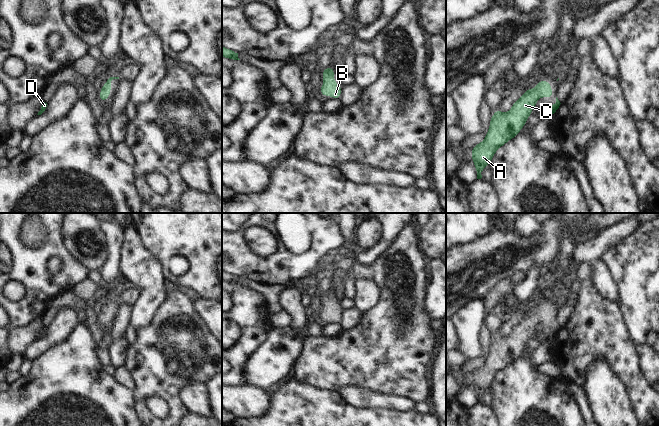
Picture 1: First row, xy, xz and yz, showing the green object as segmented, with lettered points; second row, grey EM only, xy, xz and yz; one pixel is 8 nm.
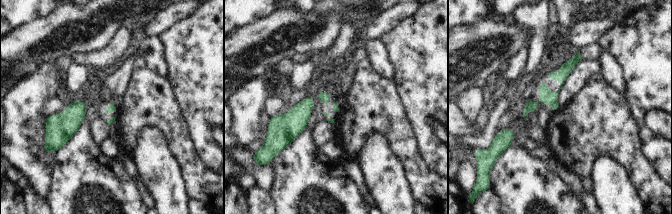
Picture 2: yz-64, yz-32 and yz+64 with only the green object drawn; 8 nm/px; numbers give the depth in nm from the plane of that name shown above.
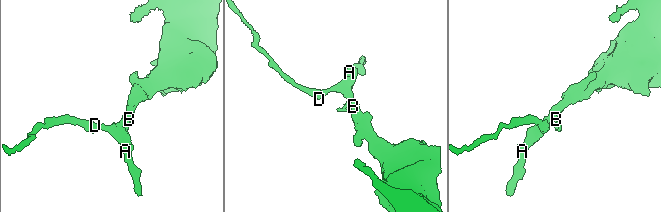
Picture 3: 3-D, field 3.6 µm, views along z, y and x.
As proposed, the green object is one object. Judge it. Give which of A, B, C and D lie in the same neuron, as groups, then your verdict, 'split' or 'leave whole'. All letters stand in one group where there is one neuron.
groups A B C D; leave whole

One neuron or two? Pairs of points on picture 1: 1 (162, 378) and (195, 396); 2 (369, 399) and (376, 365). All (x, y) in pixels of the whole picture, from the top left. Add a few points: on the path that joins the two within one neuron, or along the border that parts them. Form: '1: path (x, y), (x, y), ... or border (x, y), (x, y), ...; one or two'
1: border (203, 382), (180, 390), (187, 412); two
2: border (348, 385), (357, 385), (373, 392), (394, 396); two

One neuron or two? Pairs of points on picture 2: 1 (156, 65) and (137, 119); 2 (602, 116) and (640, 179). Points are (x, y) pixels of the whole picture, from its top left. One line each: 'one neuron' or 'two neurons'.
1: two neurons
2: one neuron

